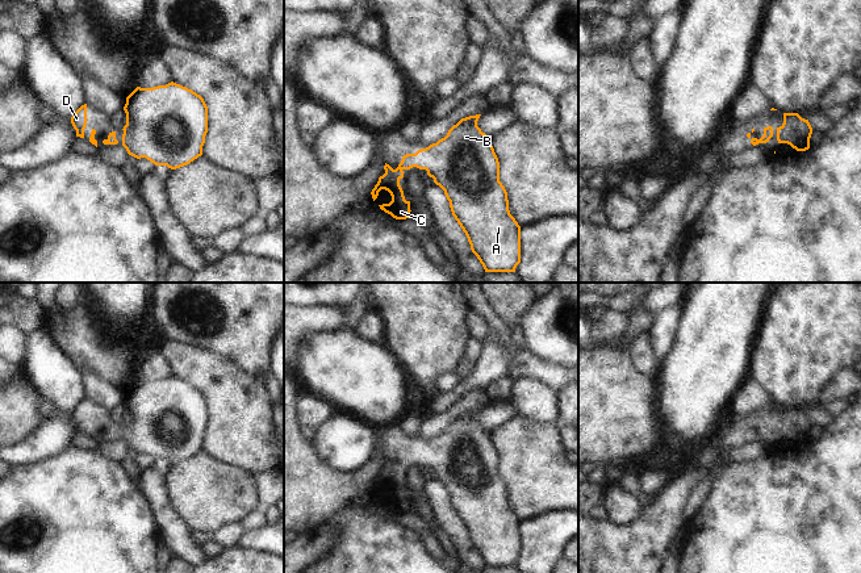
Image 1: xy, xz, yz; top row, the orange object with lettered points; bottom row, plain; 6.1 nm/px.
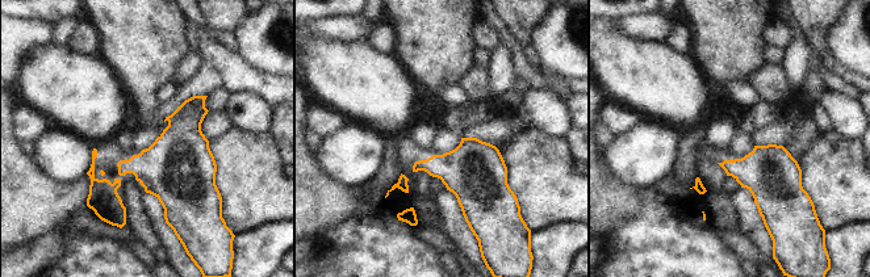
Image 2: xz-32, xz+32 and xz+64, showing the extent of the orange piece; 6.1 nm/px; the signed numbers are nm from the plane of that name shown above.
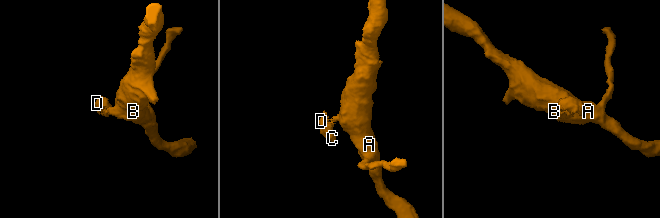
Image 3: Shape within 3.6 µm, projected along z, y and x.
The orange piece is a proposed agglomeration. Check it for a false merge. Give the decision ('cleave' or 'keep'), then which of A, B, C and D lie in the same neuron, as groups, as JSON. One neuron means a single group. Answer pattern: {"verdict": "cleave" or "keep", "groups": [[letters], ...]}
{"verdict": "keep", "groups": [["A", "B", "C", "D"]]}

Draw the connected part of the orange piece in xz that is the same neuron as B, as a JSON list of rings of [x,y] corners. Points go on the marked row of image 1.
[[[480,116],[461,118],[436,143],[404,155],[396,170],[385,163],[385,173],[371,195],[375,201],[381,189],[388,191],[392,201],[380,209],[406,219],[411,216],[410,201],[405,200],[400,180],[405,170],[426,170],[444,191],[452,216],[485,272],[515,272],[521,263],[521,226],[510,214],[490,138],[477,126]]]

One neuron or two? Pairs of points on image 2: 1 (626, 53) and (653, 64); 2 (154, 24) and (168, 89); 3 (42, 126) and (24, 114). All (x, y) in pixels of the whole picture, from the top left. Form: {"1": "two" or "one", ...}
{"1": "one", "2": "two", "3": "one"}

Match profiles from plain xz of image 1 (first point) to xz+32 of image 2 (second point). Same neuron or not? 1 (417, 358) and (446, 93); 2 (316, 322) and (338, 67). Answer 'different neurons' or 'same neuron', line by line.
1: different neurons
2: different neurons

